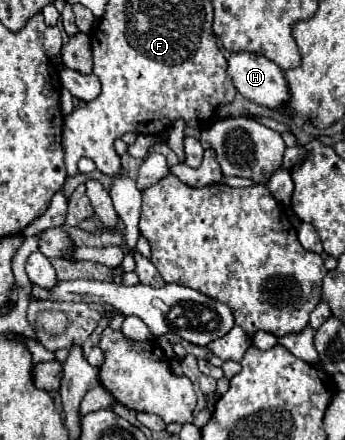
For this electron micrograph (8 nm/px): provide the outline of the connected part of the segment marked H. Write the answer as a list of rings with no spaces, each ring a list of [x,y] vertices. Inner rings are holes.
[[[239,51],[227,59],[227,75],[235,89],[249,101],[283,111],[289,99],[283,69],[259,53]]]

